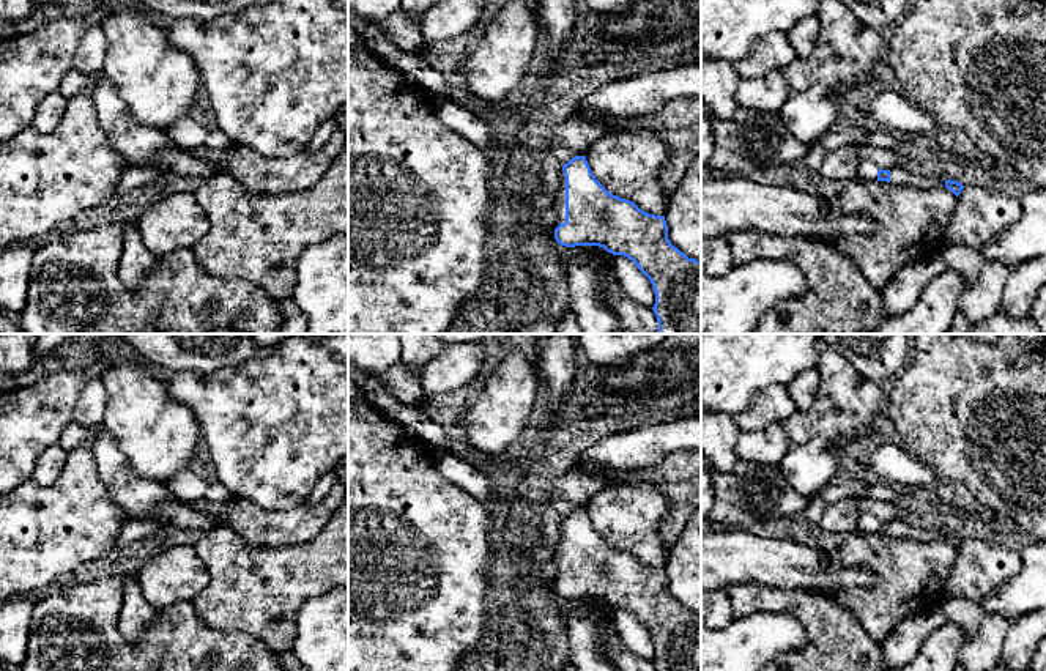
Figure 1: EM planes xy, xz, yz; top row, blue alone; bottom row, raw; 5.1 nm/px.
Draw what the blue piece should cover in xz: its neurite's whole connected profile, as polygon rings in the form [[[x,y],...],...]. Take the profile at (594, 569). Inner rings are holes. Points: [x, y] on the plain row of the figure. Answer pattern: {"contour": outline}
{"contour": [[[586,509],[562,518],[556,565],[558,597],[599,599],[638,619],[652,636],[657,671],[701,671],[701,614],[671,597],[665,569],[644,565],[610,547],[592,528]]]}

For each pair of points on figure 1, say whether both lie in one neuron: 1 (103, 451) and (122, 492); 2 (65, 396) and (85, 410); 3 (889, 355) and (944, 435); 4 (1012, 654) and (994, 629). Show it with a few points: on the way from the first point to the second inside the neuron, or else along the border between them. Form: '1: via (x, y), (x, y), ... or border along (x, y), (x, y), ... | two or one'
1: via (111, 460), (112, 470), (122, 482) | one
2: border along (93, 378), (82, 388), (71, 419) | two
3: border along (905, 366), (895, 378) | two
4: border along (1020, 618), (1007, 633), (1004, 649), (999, 654) | two

